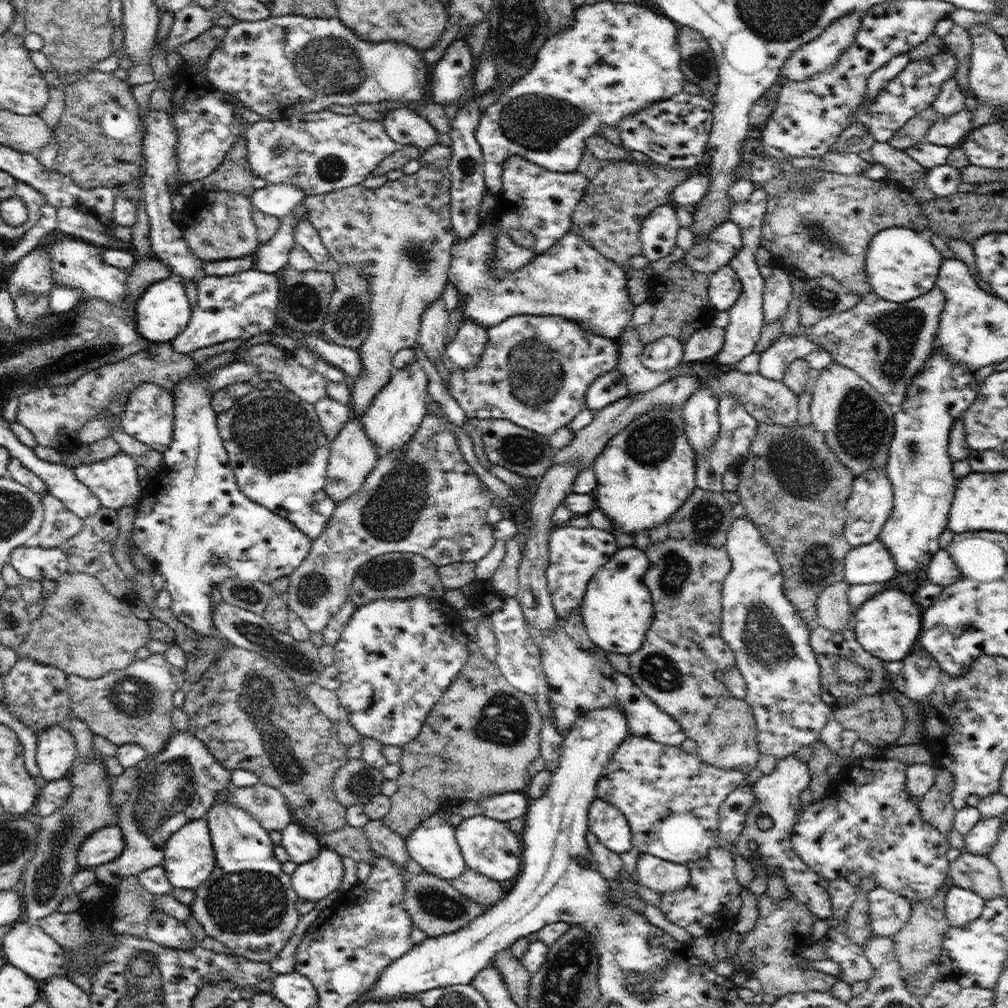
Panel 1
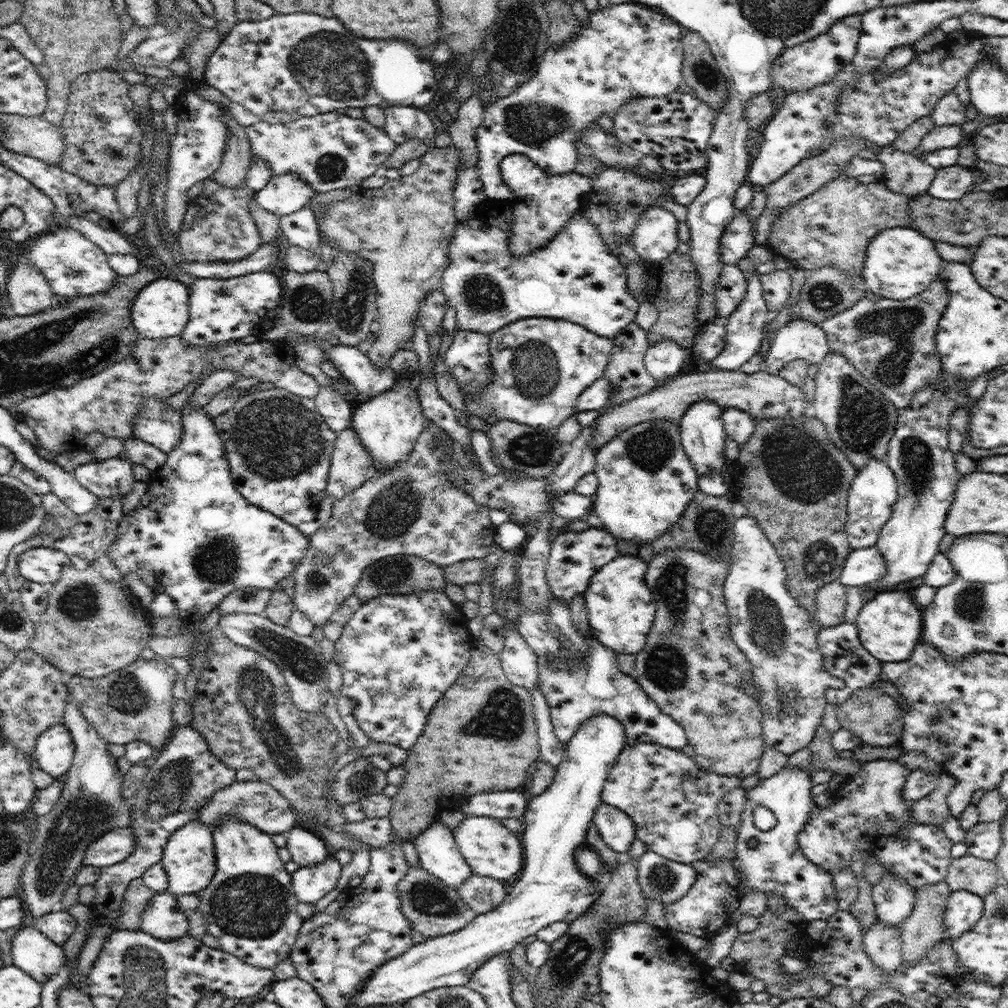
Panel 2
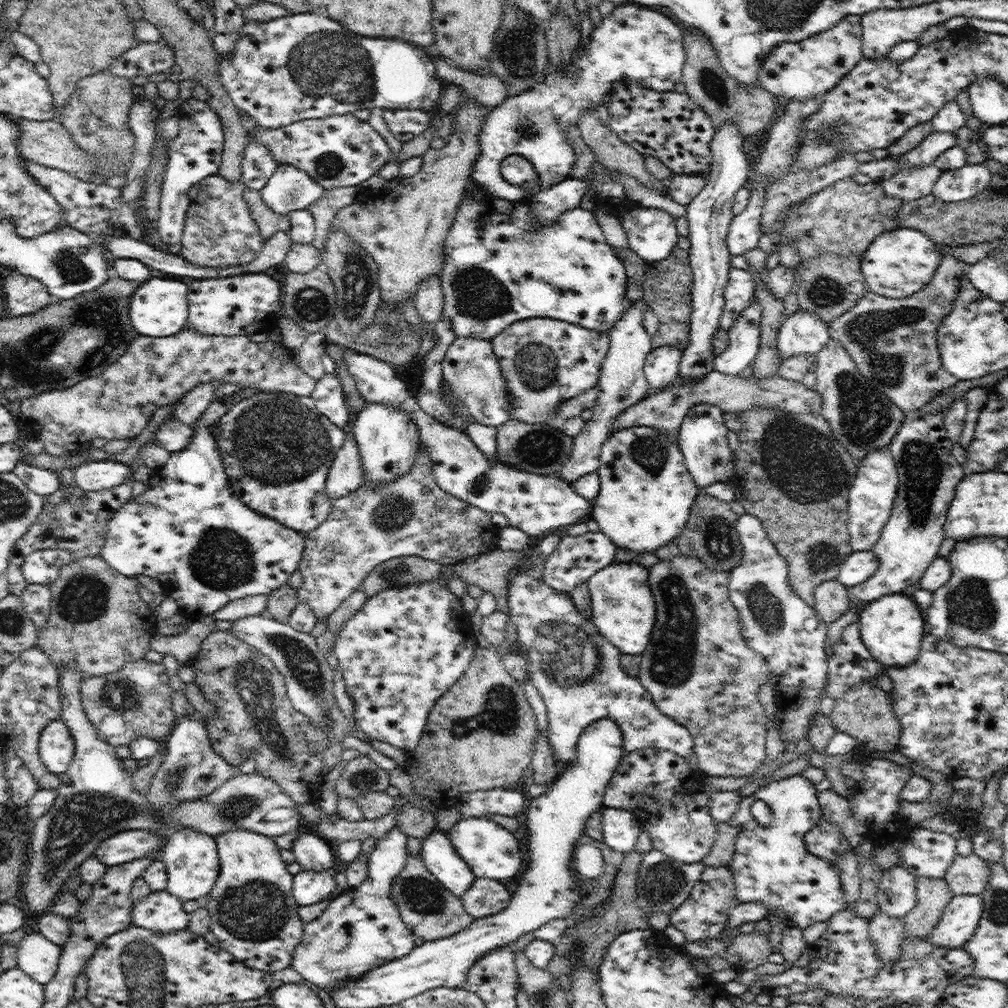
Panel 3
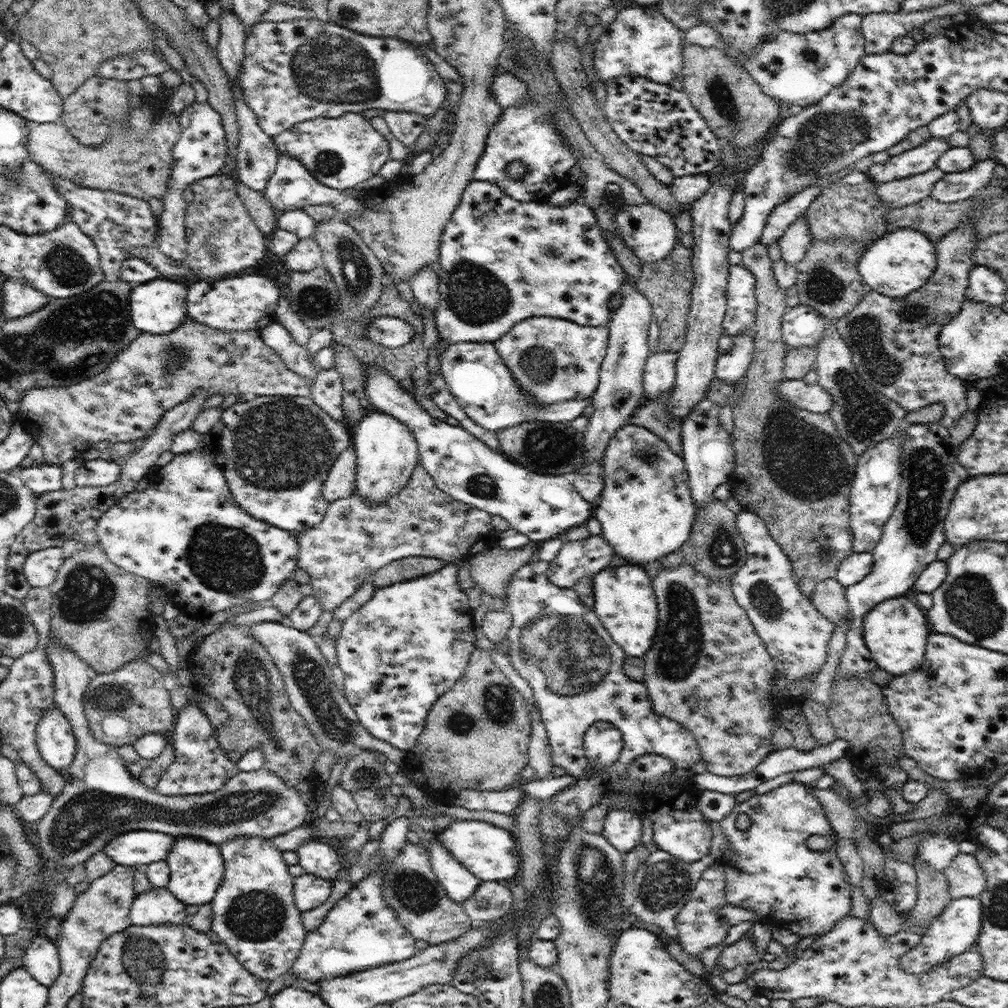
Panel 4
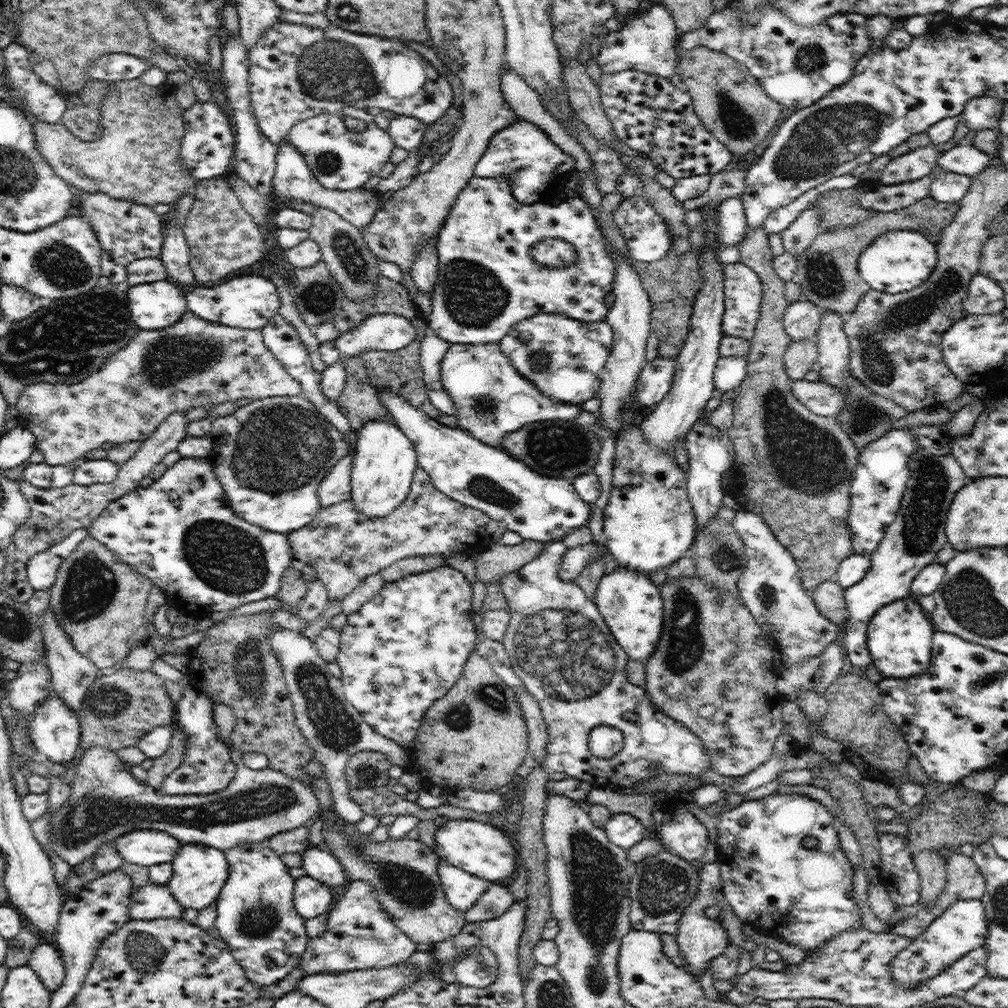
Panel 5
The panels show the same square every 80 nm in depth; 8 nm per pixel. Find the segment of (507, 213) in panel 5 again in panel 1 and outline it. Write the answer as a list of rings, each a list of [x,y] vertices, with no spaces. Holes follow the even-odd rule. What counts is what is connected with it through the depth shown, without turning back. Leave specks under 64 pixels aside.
[[[493,210],[487,224],[481,225],[480,220],[480,226],[469,237],[457,239],[453,244],[448,281],[458,290],[463,318],[487,329],[520,314],[562,316],[571,321],[583,320],[598,331],[598,335],[616,340],[631,324],[635,308],[629,297],[626,270],[607,259],[580,233],[570,230],[519,271],[495,277],[491,273],[491,262],[499,233],[499,215]]]

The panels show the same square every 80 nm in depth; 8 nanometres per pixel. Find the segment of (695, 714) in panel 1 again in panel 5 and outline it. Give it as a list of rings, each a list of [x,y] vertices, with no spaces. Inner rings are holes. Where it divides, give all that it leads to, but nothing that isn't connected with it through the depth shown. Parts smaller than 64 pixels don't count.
[[[700,577],[666,579],[658,588],[664,603],[663,627],[658,646],[645,663],[645,689],[651,701],[700,738],[710,755],[712,770],[740,777],[760,768],[770,760],[776,739],[784,731],[783,699],[776,688],[779,665],[761,626],[740,599],[723,588],[710,588]]]

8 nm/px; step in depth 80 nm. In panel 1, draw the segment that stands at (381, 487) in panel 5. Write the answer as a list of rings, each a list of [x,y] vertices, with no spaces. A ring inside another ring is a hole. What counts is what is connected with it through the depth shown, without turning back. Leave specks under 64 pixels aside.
[[[413,348],[413,350],[415,352],[414,362],[399,370],[393,368],[389,384],[378,391],[376,398],[370,404],[370,408],[360,418],[367,437],[378,448],[379,456],[390,454],[398,448],[407,446],[428,413],[430,396],[426,390],[428,390],[429,381],[420,365],[416,348]]]

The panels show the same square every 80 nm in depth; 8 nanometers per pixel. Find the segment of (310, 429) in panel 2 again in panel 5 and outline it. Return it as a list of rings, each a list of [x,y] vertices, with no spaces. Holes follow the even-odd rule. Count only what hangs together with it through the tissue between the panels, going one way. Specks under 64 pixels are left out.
[[[303,395],[274,396],[239,403],[230,416],[212,420],[208,435],[213,440],[208,459],[214,466],[214,475],[218,477],[236,516],[264,530],[280,534],[298,530],[316,518],[324,507],[316,494],[318,487],[334,464],[342,460],[353,446]]]

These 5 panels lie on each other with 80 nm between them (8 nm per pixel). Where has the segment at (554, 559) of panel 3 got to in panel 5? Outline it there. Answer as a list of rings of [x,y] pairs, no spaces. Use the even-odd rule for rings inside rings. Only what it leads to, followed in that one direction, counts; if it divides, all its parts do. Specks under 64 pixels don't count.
[[[595,541],[568,549],[560,563],[559,575],[563,581],[574,581],[592,557],[606,556],[609,556],[608,550],[603,550]]]

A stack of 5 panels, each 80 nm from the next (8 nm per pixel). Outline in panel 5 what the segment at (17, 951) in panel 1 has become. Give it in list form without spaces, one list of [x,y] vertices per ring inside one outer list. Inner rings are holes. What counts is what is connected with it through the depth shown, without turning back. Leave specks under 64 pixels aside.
[[[42,940],[28,959],[27,965],[36,972],[44,986],[51,992],[62,986],[66,969],[61,954],[58,953],[53,942]]]

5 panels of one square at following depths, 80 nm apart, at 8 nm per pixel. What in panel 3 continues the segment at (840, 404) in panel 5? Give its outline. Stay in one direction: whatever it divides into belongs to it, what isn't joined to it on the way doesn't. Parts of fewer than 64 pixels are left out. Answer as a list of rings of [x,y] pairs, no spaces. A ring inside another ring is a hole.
[[[714,370],[696,383],[688,385],[678,381],[658,391],[651,391],[634,407],[626,409],[618,417],[613,432],[623,428],[651,426],[658,430],[667,430],[675,442],[678,442],[679,430],[684,417],[690,408],[701,403],[716,406],[725,414],[738,414],[739,412],[746,412],[746,410],[772,410],[772,408],[780,408],[780,410],[791,414],[809,412],[820,414],[820,409],[822,409],[820,394],[817,394],[814,389],[807,388],[802,382],[786,380],[777,374],[772,377],[764,377],[764,379],[754,379],[751,375],[744,378],[740,375],[731,376]]]

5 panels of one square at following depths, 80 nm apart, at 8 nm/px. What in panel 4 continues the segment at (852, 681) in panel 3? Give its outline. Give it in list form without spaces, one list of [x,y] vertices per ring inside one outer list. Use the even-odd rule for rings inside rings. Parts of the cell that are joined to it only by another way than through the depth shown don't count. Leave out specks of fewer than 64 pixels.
[[[935,422],[928,424],[903,424],[903,431],[907,436],[903,440],[903,447],[900,455],[900,476],[902,481],[900,484],[899,499],[895,506],[892,516],[884,525],[884,530],[872,550],[873,567],[870,574],[864,577],[864,580],[845,587],[845,597],[849,604],[849,627],[847,632],[847,645],[841,656],[840,666],[835,676],[835,682],[840,679],[853,677],[854,675],[869,675],[877,666],[876,661],[872,658],[869,648],[865,645],[863,628],[864,617],[872,611],[877,604],[884,602],[888,598],[902,597],[905,592],[914,586],[918,575],[931,563],[936,560],[936,553],[940,550],[940,546],[947,541],[945,535],[945,518],[954,498],[956,488],[968,480],[968,472],[961,466],[959,461],[955,459],[956,450],[951,443],[949,430],[944,427],[944,423]]]

